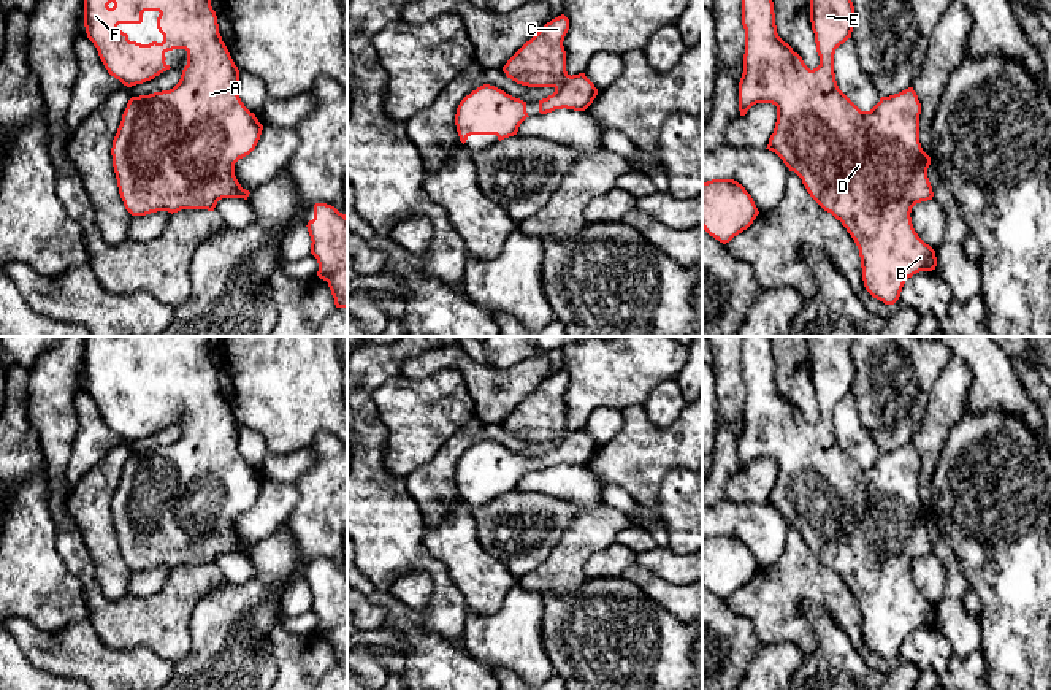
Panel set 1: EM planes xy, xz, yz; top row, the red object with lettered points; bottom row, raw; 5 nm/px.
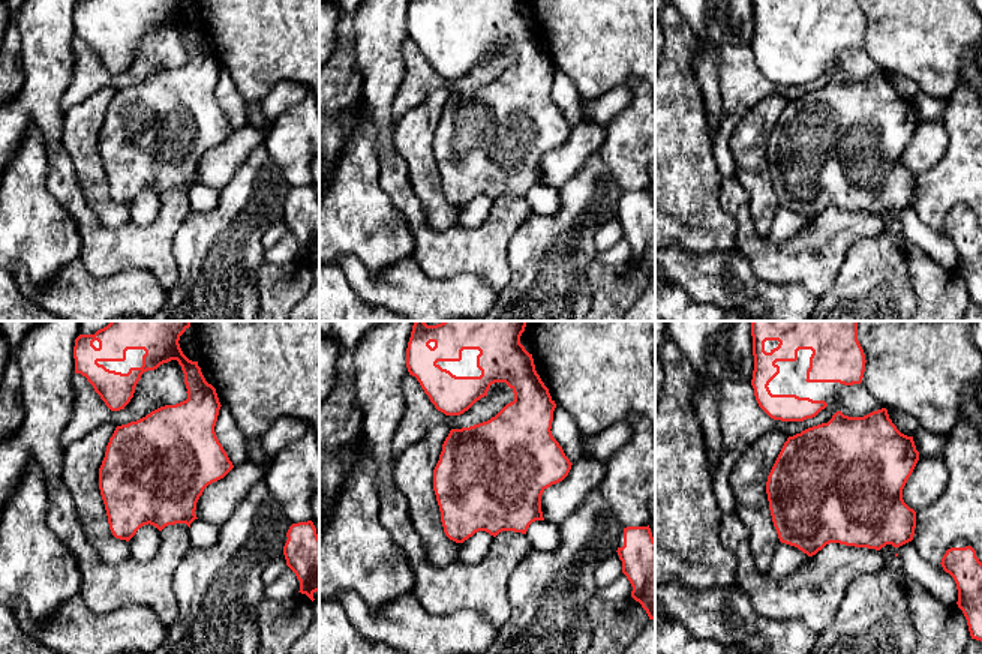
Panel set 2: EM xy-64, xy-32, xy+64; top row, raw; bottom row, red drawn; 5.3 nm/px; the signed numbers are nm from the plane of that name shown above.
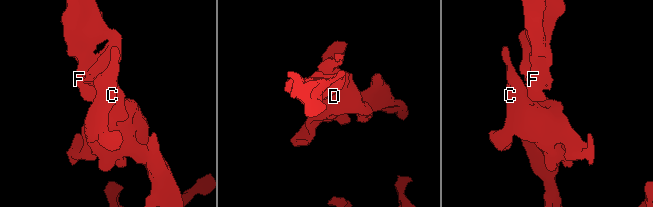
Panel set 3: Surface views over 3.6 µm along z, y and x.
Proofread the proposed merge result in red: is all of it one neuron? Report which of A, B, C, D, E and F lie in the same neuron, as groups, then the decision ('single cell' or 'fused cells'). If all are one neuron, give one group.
A B C D E F; single cell

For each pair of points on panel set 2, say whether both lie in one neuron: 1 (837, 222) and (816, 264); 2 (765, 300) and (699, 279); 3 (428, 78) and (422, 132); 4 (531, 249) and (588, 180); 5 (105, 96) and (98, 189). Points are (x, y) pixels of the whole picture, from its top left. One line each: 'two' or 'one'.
1: one
2: one
3: two
4: one
5: one

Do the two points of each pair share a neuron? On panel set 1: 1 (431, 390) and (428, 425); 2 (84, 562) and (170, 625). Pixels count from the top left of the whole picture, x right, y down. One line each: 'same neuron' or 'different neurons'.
1: same neuron
2: same neuron

